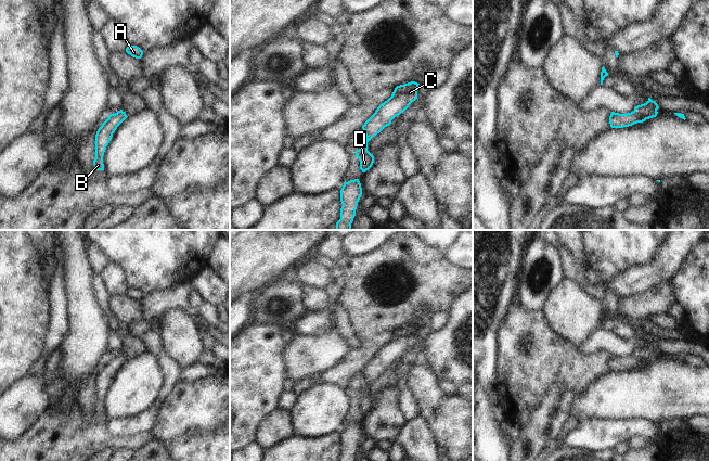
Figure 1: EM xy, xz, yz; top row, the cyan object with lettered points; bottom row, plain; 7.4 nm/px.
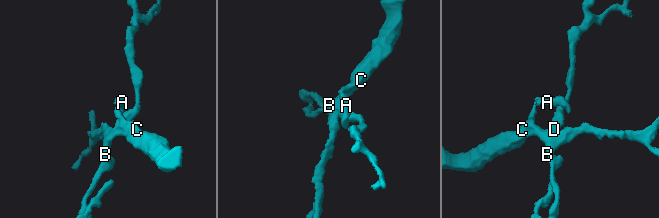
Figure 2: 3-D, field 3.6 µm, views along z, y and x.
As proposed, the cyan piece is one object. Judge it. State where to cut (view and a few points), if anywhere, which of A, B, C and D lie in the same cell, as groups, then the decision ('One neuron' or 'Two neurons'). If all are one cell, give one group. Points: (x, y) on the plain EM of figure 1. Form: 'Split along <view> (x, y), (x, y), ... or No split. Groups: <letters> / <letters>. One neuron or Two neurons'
Split along yz (633, 354), (637, 359), (647, 361). Groups: A B C / D. Two neurons

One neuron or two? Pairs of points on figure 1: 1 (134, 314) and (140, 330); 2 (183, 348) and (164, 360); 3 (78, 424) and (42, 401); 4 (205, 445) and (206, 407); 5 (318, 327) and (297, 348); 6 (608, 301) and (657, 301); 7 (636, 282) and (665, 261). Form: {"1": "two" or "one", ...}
{"1": "two", "2": "two", "3": "two", "4": "two", "5": "two", "6": "two", "7": "one"}

